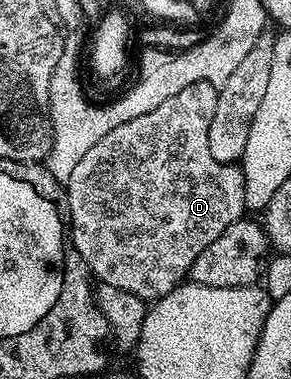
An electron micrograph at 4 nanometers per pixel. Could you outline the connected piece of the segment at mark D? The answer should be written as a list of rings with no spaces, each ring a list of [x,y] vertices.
[[[199,81],[190,83],[182,87],[166,103],[158,103],[154,111],[146,115],[138,115],[138,119],[130,119],[130,123],[122,123],[122,127],[114,127],[110,135],[104,135],[94,143],[96,149],[84,156],[84,161],[76,164],[76,172],[72,172],[71,179],[66,181],[66,192],[68,194],[68,223],[72,228],[71,248],[88,264],[88,272],[100,285],[118,287],[122,291],[130,291],[130,295],[138,295],[145,303],[157,301],[159,297],[165,297],[170,291],[174,291],[176,286],[181,284],[191,274],[194,259],[226,231],[236,221],[241,220],[246,213],[246,202],[248,200],[248,182],[244,175],[244,170],[239,164],[230,162],[219,162],[210,153],[210,142],[207,133],[210,131],[210,123],[214,119],[214,111],[218,107],[218,95],[220,94],[217,86],[211,85],[209,81]]]

